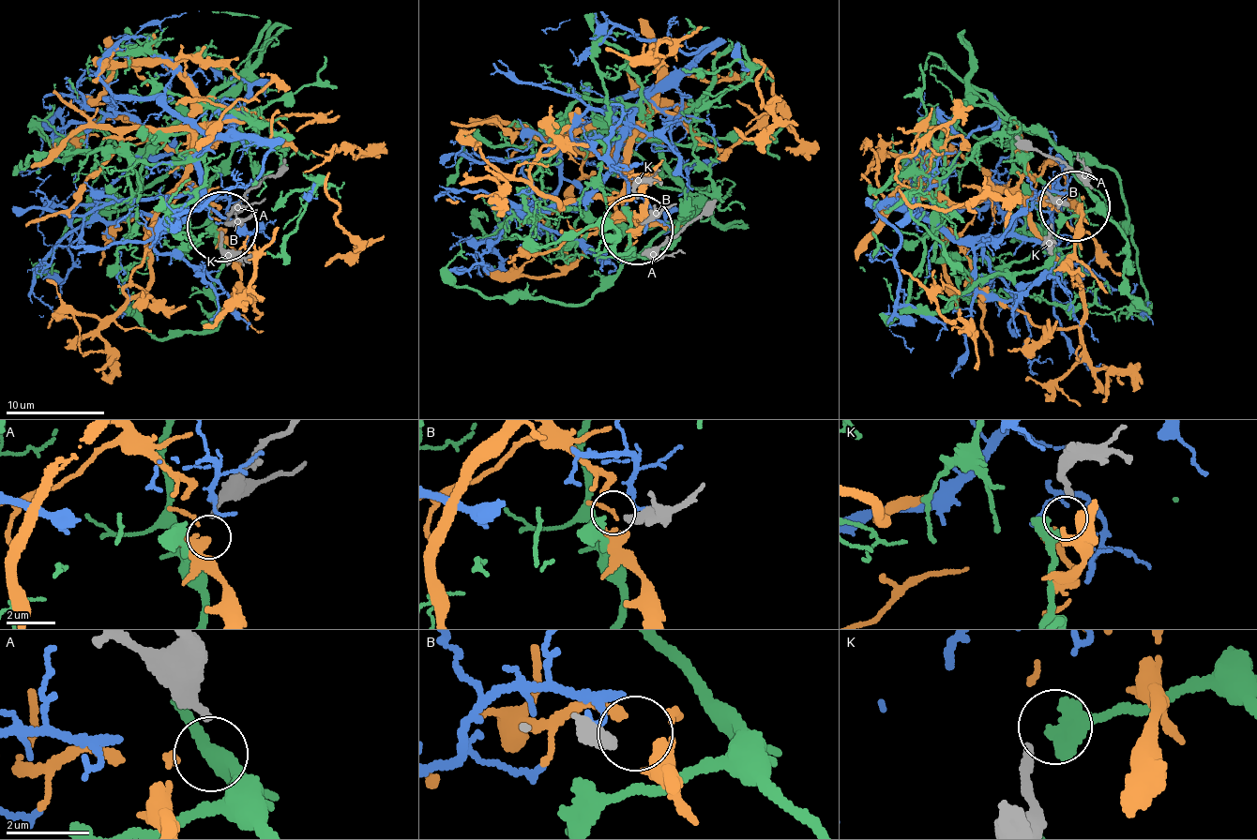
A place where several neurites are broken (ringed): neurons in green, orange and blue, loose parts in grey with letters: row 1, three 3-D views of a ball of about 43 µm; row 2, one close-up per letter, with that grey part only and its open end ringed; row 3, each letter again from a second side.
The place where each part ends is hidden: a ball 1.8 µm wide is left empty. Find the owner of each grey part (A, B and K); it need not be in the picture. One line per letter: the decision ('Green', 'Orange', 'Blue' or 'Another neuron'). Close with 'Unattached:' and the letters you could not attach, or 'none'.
A: Another neuron
B: Orange
K: Green
Unattached: A

